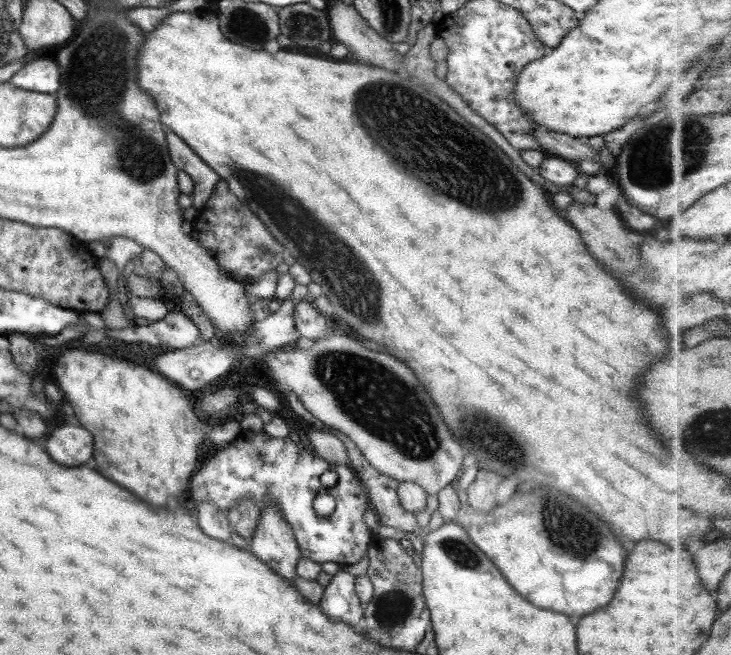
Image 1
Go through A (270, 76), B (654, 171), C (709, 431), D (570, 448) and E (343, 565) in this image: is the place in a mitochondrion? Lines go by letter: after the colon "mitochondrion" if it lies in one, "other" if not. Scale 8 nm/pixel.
A: other
B: mitochondrion
C: mitochondrion
D: other
E: other

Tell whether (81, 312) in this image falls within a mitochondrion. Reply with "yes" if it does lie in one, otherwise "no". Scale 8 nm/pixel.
no

